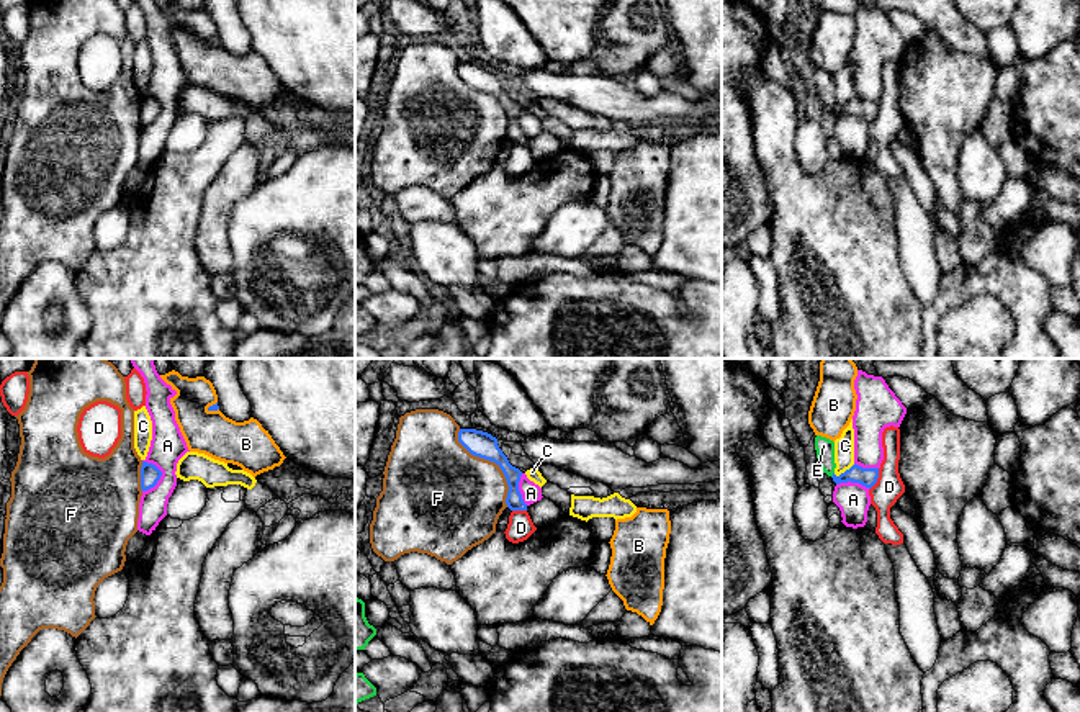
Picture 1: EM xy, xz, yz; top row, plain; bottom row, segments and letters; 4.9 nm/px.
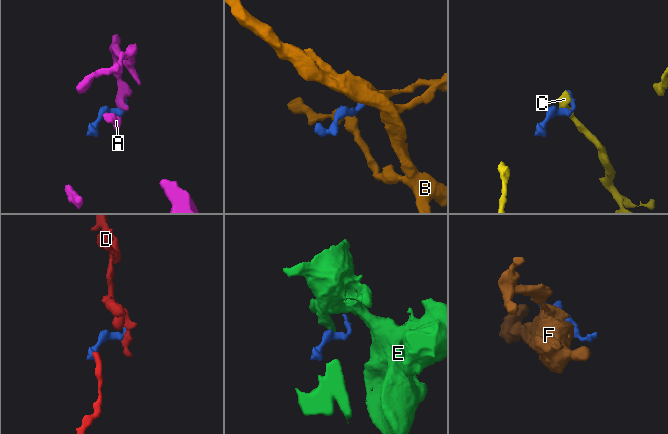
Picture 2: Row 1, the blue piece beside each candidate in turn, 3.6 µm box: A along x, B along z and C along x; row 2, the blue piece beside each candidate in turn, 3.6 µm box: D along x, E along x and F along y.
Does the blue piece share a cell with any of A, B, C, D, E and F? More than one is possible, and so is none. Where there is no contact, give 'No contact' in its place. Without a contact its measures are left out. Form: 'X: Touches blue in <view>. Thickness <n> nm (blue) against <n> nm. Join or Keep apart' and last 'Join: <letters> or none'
A: Touches blue in xy. Thickness 100 nm (blue) against 170 nm. Keep apart
B: Touches blue in xy. Thickness 30 nm (blue) against 220 nm. Keep apart
C: Touches blue in yz. Thickness 100 nm (blue) against 100 nm. Keep apart
D: Touches blue in yz. Thickness 100 nm (blue) against 140 nm. Keep apart
E: Touches blue in yz. Thickness 100 nm (blue) against 100 nm. Keep apart
F: Touches blue in xz. Thickness 130 nm (blue) against 440 nm. Keep apart
Join: none

